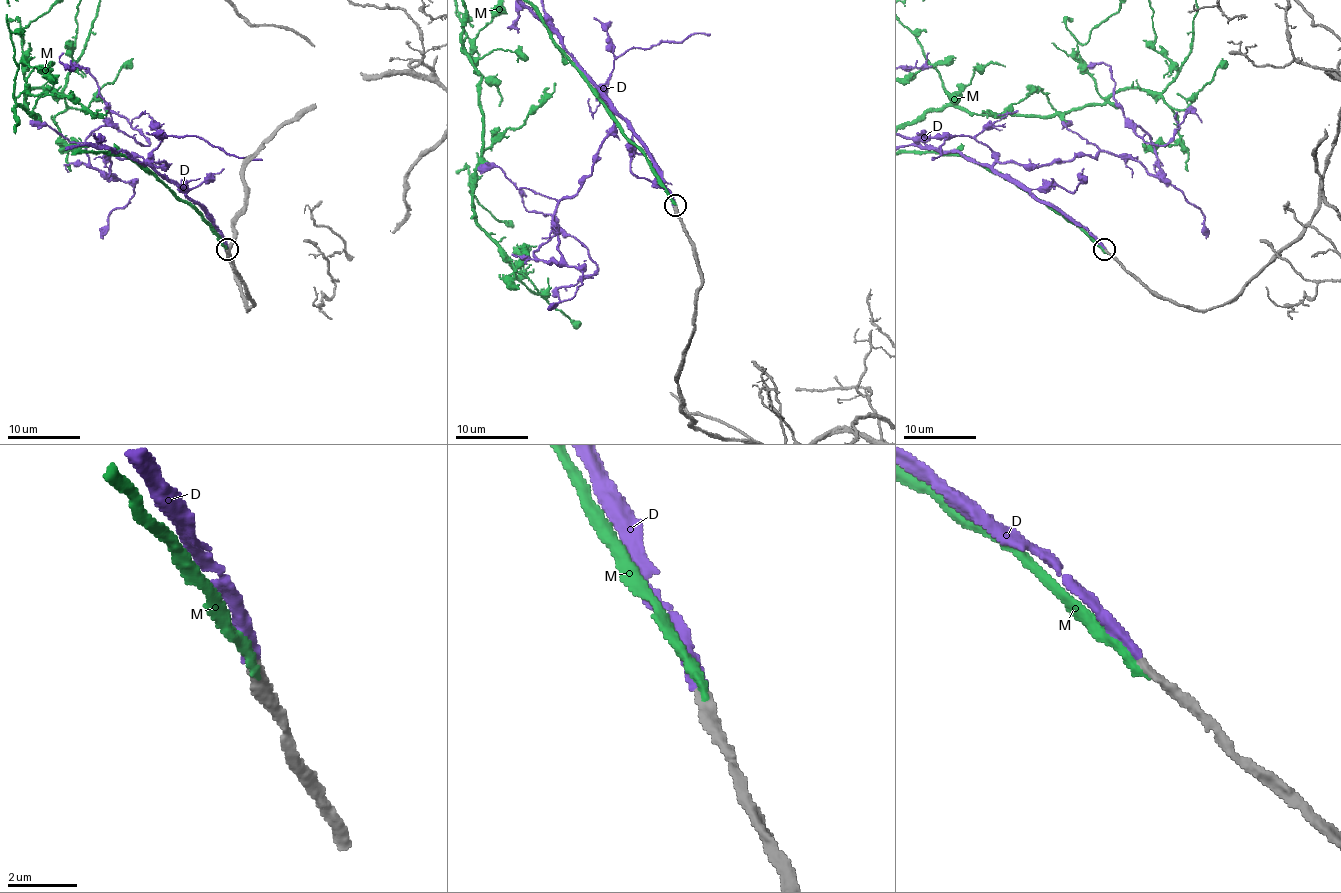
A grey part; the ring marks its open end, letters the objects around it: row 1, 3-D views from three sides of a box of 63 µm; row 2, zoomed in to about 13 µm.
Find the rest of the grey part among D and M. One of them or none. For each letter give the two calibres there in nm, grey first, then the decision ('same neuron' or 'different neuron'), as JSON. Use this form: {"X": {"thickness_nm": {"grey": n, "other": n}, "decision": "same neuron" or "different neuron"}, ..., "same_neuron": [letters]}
{"D": {"thickness_nm": {"grey": 280, "other": 340}, "decision": "same neuron"}, "M": {"thickness_nm": {"grey": 340, "other": 240}, "decision": "different neuron"}, "same_neuron": ["D"]}

